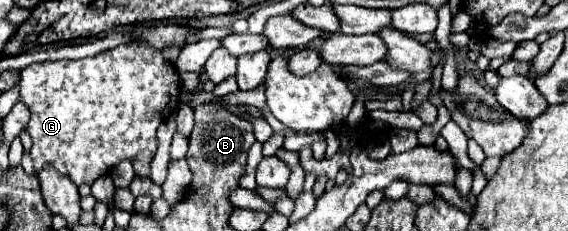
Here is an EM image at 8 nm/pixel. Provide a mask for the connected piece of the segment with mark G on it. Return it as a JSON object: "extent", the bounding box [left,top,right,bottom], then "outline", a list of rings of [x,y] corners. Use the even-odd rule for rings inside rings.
{"extent":[19,44,179,184],"outline":[[[119,44],[113,50],[99,52],[93,58],[41,62],[21,70],[19,100],[29,108],[31,118],[25,126],[33,140],[35,170],[53,166],[71,178],[73,184],[93,184],[99,176],[109,174],[121,160],[131,160],[137,178],[151,176],[151,160],[157,150],[157,128],[179,106],[179,74],[175,66],[151,46]]]}

